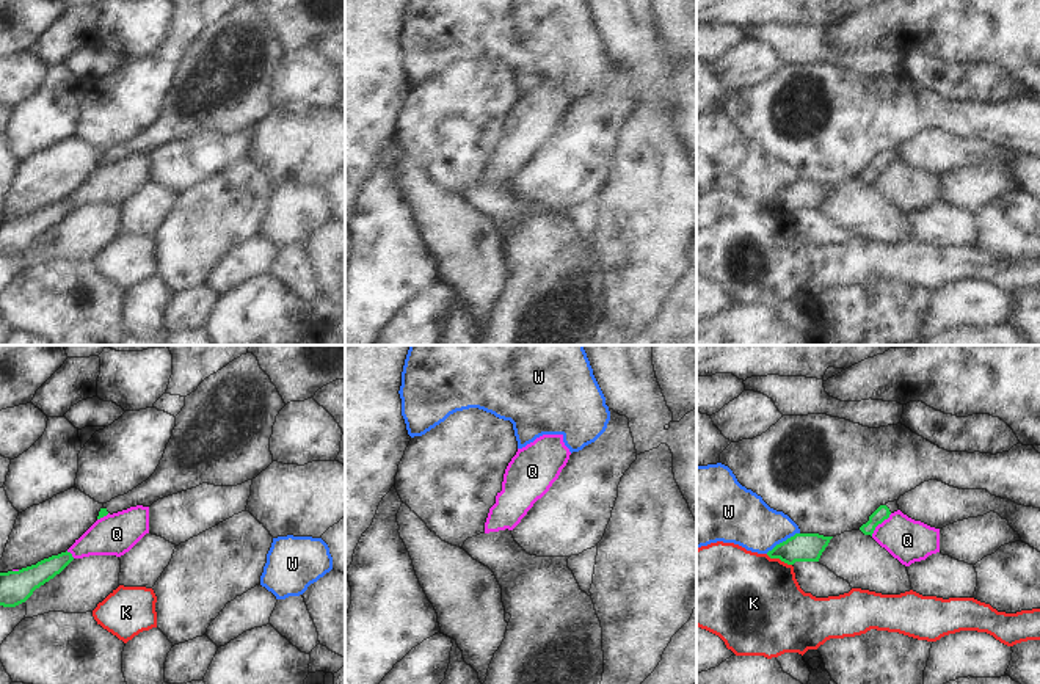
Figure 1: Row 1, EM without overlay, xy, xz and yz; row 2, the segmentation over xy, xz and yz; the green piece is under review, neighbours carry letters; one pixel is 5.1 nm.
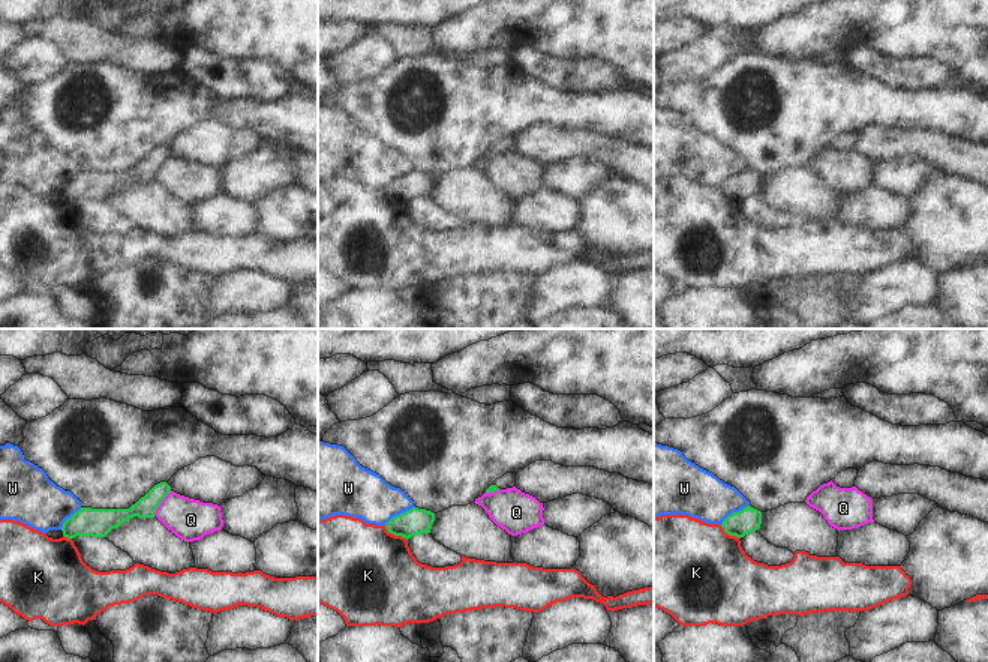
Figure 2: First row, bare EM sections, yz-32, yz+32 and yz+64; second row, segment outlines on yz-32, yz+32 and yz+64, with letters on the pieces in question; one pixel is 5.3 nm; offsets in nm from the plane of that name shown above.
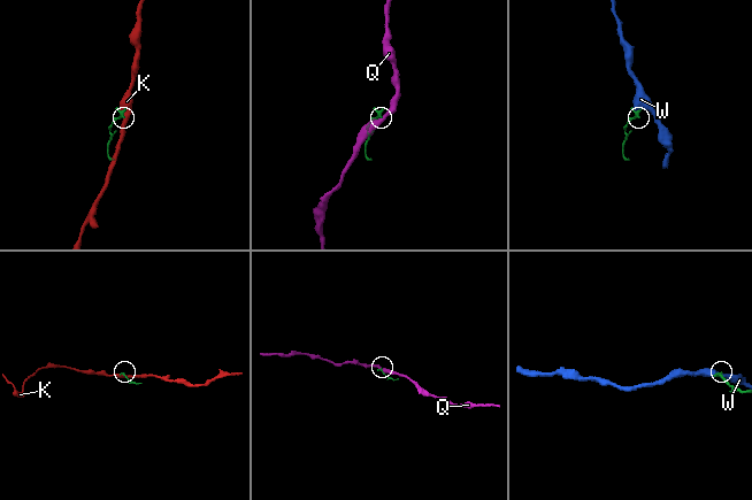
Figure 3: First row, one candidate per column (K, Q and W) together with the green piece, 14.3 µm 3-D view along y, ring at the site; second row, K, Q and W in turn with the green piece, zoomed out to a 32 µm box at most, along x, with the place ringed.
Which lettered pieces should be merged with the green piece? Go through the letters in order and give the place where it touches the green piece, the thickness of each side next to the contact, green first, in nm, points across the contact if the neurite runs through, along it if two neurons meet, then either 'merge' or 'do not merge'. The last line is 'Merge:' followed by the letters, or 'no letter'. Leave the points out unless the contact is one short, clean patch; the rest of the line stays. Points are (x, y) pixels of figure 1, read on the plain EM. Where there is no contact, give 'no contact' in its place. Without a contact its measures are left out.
K: yz (778, 206) | 140/460 nm | along yz (766, 203), (791, 214) | do not merge
Q: yz (879, 171) | 70/220 nm | do not merge
W: yz (783, 190) | 140/280 nm | do not merge
Merge: no letter

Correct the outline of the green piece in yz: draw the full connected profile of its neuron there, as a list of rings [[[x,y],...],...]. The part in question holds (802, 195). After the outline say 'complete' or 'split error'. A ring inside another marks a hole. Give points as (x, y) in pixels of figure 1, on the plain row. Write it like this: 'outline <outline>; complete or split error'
outline [[[795,182],[776,193],[767,204],[780,207],[787,213],[794,213],[795,210],[819,210],[831,187],[819,182]]]; complete

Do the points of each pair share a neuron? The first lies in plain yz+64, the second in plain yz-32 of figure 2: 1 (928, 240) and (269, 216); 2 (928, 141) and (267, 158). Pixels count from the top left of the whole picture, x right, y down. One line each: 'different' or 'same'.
1: same
2: different

